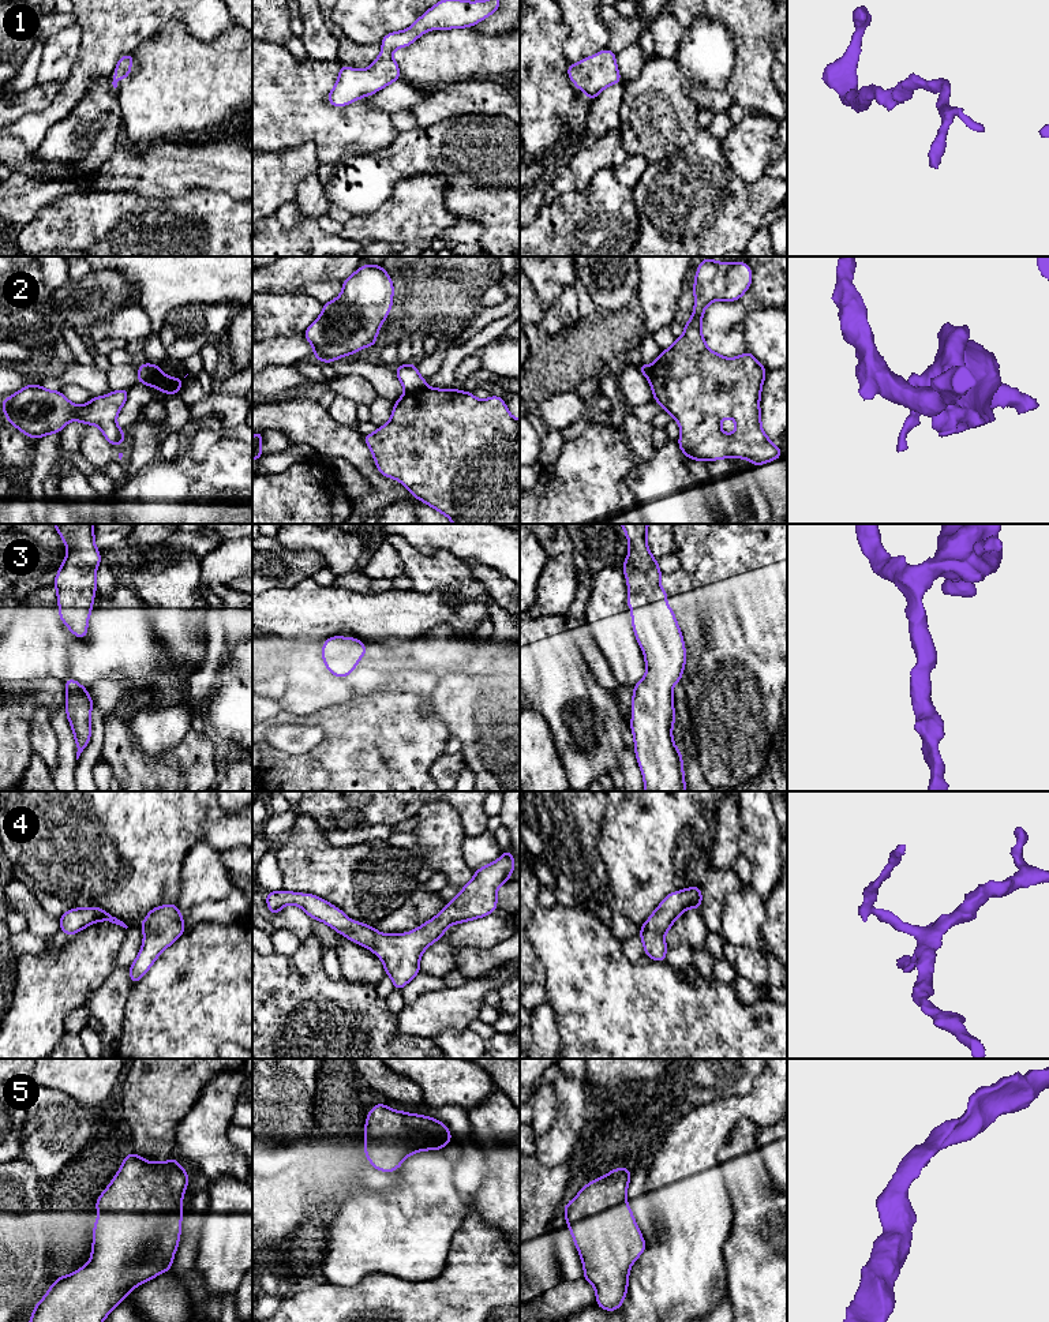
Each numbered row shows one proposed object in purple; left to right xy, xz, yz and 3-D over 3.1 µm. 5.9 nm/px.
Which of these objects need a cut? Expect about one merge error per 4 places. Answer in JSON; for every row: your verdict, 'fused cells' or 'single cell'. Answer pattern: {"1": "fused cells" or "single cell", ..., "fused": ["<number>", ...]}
{"1": "single cell", "2": "fused cells", "3": "single cell", "4": "single cell", "5": "single cell", "fused": ["2"]}

